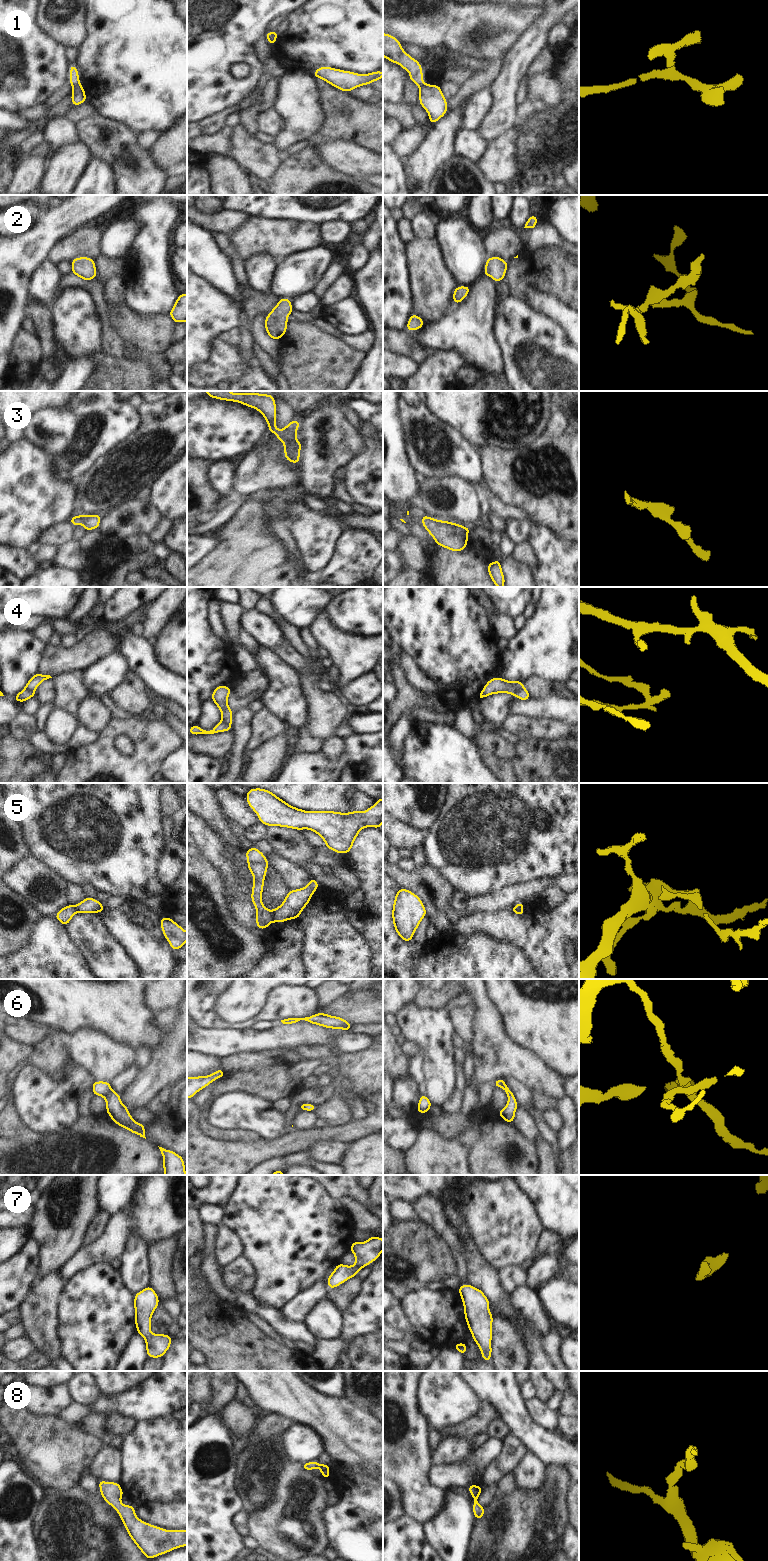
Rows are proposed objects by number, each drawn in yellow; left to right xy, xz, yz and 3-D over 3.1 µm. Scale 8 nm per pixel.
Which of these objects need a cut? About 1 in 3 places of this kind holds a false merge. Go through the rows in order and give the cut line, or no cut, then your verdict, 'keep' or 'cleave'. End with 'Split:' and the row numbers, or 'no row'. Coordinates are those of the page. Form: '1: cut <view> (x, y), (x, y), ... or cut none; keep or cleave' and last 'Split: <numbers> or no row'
1: cut xz (276, 36), (268, 38); cleave
2: cut none; keep
3: cut none; keep
4: cut yz (523, 687), (514, 696); cleave
5: cut xz (271, 911), (271, 919), (273, 921); cleave
6: cut none; keep
7: cut none; keep
8: cut none; keep
Split: 1, 4, 5

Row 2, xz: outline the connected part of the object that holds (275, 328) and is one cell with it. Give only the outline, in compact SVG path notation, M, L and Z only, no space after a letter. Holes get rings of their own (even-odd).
M279 298L277 305L265 317L264 326L267 335L280 340L287 332L288 316L293 312L291 299Z

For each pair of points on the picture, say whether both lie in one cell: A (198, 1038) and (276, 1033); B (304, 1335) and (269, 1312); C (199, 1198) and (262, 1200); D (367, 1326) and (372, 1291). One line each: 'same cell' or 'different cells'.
A: same cell
B: same cell
C: different cells
D: same cell

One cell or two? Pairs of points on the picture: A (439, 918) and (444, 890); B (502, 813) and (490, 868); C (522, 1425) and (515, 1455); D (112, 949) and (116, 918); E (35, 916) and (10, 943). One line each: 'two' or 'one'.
A: one
B: one
C: two
D: two
E: one

